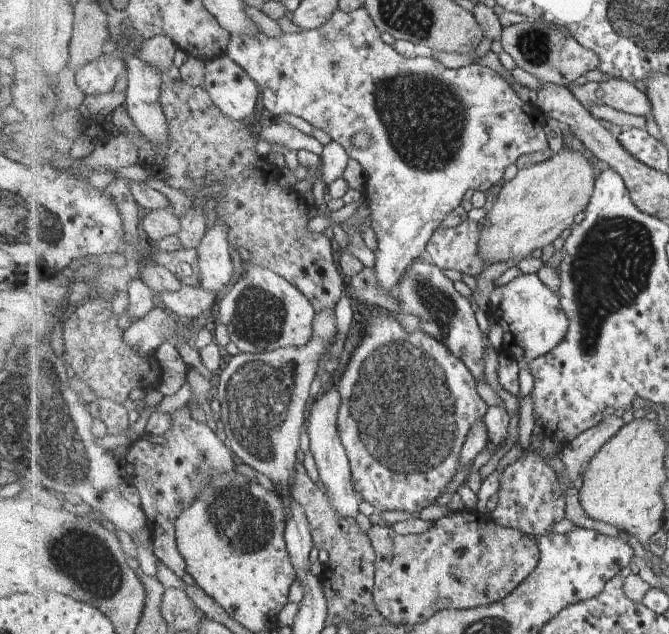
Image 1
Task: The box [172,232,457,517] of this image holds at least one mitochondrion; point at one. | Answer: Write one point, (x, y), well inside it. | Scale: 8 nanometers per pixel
(257, 395)

